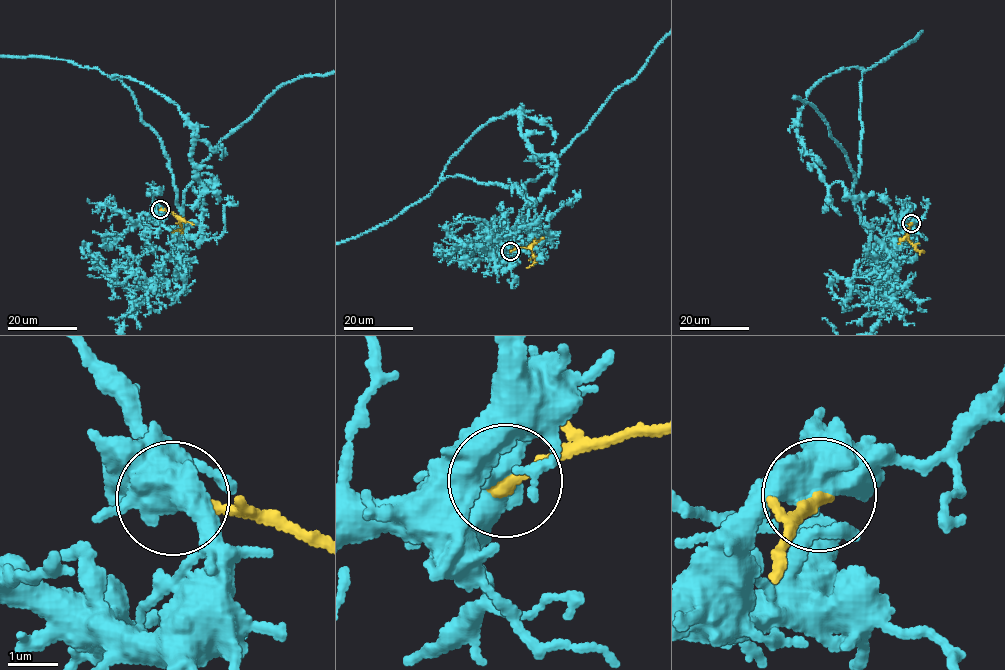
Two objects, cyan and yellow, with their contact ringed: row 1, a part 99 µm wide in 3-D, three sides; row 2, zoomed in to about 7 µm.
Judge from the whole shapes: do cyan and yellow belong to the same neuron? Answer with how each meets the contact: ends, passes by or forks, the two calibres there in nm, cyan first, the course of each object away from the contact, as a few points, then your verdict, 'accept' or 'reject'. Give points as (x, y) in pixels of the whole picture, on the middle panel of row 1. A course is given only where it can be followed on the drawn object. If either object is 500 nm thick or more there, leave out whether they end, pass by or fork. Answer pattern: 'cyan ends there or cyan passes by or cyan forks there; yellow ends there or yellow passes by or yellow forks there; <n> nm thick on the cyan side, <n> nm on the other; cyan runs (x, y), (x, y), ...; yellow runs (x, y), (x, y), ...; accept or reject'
550 nm thick on the cyan side, 240 nm on the other; yellow runs (510, 251), (529, 248), (535, 259), (526, 268); reject

